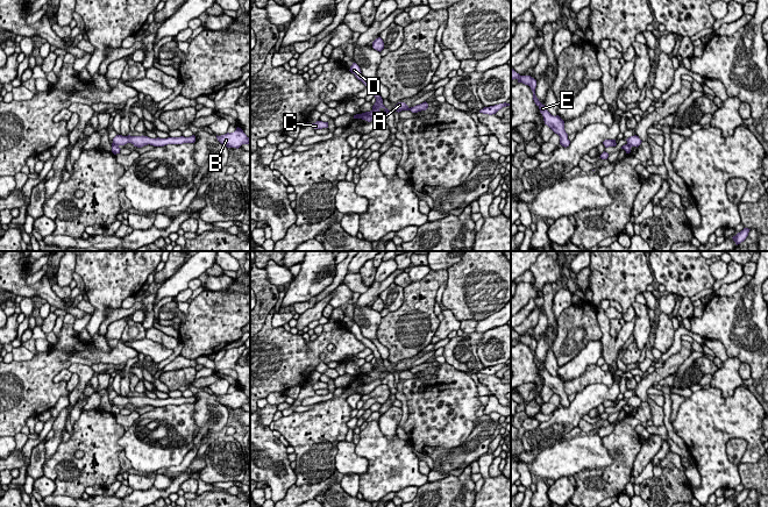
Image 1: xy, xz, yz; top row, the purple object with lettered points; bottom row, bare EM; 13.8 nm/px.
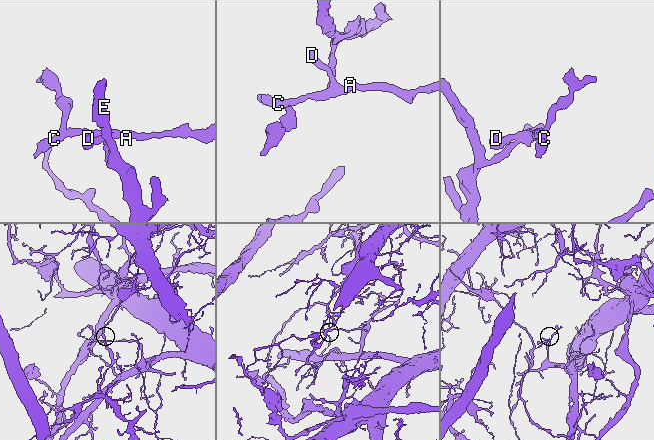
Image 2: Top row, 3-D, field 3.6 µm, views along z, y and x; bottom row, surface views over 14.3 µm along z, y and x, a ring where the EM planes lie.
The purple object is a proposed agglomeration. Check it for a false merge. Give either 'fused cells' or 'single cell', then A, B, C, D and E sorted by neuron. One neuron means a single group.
fused cells; A B C D / E

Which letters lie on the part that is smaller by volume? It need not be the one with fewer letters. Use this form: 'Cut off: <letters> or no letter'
Cut off: E

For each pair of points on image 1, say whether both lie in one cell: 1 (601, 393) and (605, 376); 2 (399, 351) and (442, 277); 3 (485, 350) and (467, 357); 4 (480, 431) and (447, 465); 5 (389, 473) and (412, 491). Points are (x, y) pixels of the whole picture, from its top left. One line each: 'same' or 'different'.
1: different
2: same
3: different
4: same
5: different

